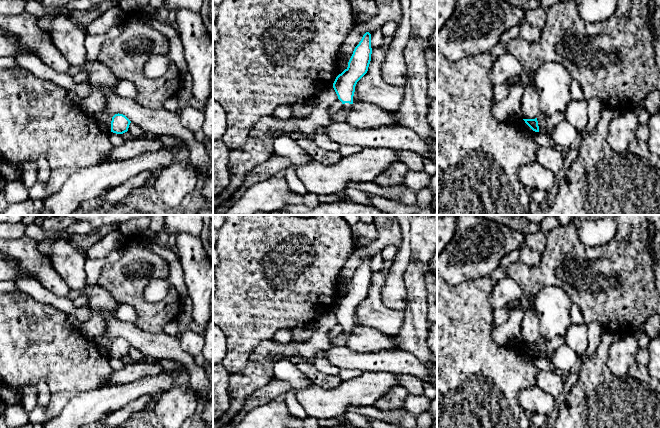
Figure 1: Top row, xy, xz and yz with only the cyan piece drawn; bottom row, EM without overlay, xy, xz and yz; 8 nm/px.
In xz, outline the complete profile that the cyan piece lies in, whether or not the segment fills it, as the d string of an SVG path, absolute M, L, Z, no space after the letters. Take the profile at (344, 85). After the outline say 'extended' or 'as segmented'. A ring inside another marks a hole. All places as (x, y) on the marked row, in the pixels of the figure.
M366 32L355 47L348 67L336 77L333 83L333 88L342 104L353 104L355 86L367 73L371 54L371 34Z | as segmented

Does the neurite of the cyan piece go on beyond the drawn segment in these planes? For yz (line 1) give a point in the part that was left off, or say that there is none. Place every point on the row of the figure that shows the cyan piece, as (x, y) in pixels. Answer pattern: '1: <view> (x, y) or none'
1: none

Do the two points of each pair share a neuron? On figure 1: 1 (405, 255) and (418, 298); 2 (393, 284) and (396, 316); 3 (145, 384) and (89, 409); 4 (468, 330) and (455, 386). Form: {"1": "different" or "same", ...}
{"1": "different", "2": "different", "3": "same", "4": "same"}

